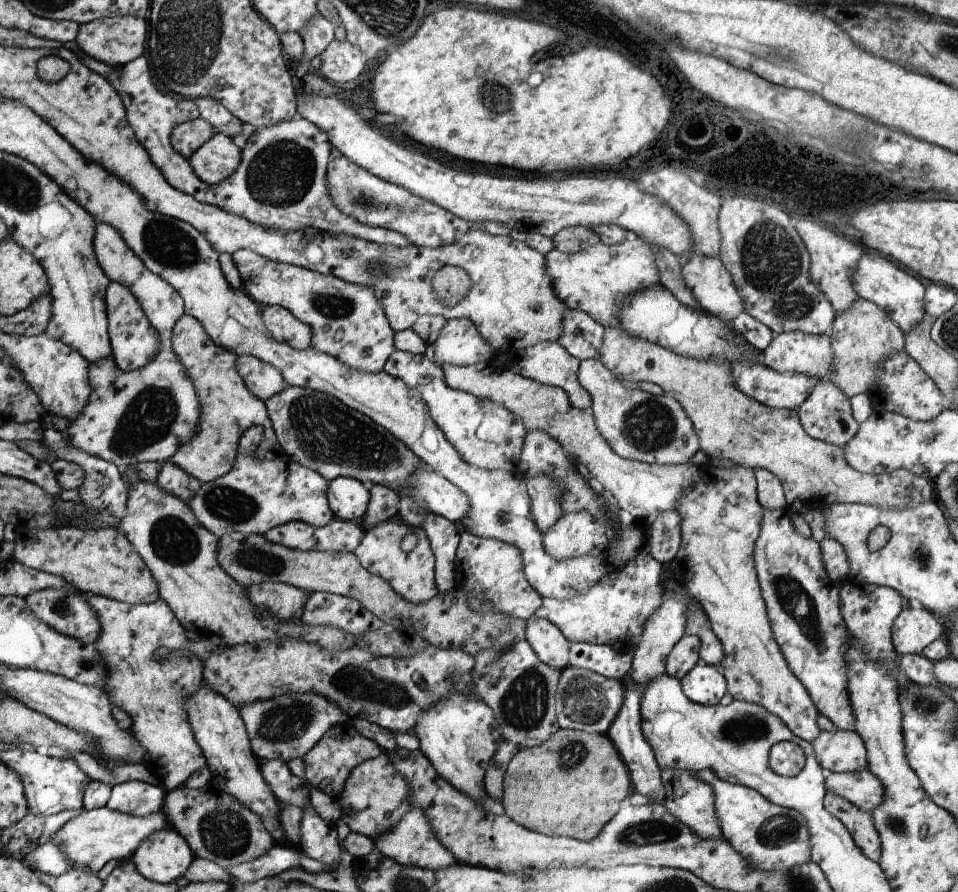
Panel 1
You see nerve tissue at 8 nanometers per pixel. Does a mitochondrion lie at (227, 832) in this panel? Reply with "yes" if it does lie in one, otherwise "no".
yes

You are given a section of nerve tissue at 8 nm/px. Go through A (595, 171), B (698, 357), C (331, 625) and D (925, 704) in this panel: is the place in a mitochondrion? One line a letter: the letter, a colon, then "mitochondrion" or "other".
A: other
B: other
C: other
D: mitochondrion

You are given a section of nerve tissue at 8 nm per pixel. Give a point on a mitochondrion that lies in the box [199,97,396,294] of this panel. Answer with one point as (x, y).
(280, 175)

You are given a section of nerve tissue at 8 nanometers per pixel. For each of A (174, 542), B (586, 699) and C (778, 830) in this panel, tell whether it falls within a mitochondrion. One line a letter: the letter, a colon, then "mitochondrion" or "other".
A: mitochondrion
B: mitochondrion
C: mitochondrion

